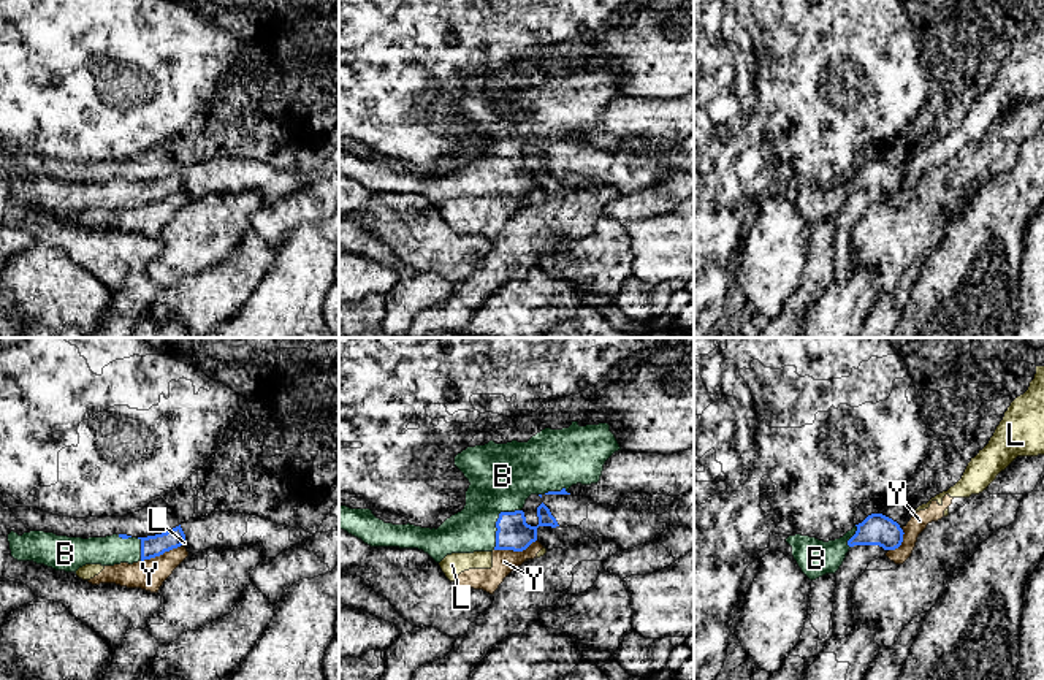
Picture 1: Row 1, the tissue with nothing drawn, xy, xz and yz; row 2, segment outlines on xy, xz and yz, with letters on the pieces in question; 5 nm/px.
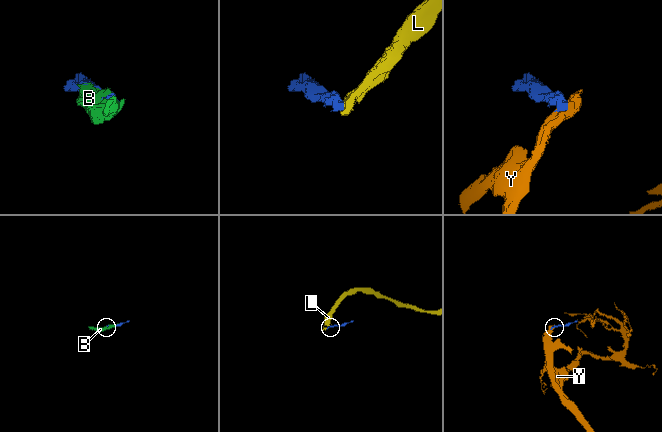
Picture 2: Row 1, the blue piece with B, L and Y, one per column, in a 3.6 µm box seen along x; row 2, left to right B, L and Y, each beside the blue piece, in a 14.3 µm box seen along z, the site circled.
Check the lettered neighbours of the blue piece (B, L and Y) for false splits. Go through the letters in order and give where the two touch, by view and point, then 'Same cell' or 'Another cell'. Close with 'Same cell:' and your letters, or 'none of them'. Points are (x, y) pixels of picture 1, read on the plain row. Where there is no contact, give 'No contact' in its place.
B: Touches blue at xz (496, 167). Same cell
L: Touches blue at xy (181, 189). Another cell
Y: Touches blue at xz (515, 195). Another cell
Same cell: B

